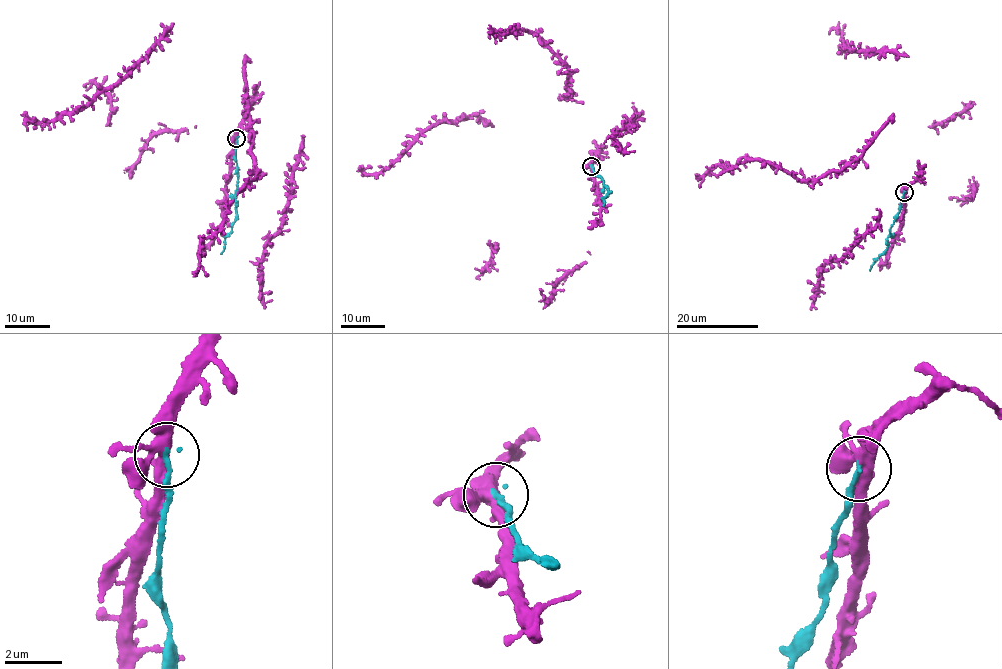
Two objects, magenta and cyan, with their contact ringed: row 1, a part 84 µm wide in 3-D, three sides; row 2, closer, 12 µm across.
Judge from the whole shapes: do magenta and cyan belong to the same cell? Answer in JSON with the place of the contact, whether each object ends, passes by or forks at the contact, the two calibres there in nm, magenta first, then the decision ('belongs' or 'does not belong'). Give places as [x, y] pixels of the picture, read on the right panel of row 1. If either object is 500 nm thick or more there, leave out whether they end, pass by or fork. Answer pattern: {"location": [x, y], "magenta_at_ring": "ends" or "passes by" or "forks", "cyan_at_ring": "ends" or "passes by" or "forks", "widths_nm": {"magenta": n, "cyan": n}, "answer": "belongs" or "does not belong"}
{"location": [904, 192], "magenta_at_ring": "forks", "cyan_at_ring": "ends", "widths_nm": {"magenta": 400, "cyan": 180}, "answer": "does not belong"}

